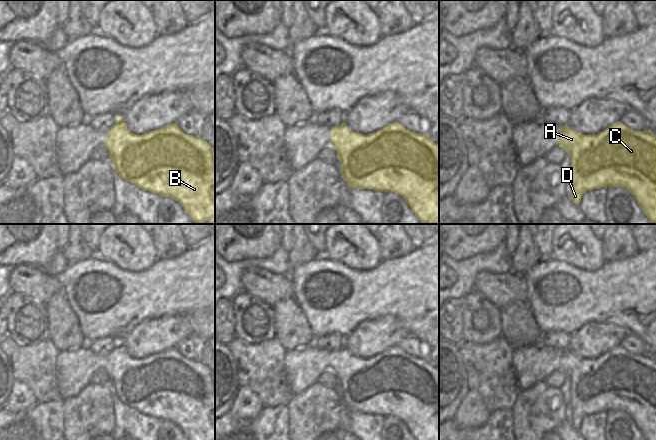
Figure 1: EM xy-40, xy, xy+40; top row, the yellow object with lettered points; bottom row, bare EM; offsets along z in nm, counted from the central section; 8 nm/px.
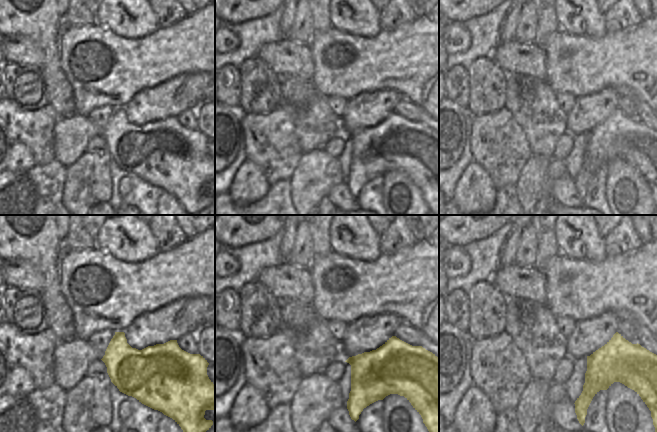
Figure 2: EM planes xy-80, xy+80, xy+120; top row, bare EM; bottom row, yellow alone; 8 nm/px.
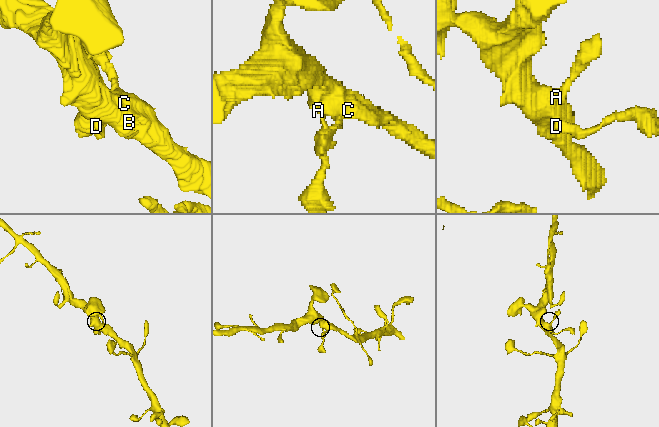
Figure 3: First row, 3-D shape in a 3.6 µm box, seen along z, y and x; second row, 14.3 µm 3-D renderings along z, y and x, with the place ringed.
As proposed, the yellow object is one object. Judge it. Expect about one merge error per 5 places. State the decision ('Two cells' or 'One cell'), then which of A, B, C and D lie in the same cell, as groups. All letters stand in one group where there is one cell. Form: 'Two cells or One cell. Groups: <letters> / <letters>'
One cell. Groups: A B C D

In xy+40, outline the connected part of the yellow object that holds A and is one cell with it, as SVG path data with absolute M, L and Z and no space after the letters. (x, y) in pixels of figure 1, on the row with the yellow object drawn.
M614 123L596 135L584 135L568 125L561 128L559 147L571 158L571 200L578 205L586 191L602 187L624 187L636 200L649 221L656 224L656 135L649 131L634 131L621 123Z

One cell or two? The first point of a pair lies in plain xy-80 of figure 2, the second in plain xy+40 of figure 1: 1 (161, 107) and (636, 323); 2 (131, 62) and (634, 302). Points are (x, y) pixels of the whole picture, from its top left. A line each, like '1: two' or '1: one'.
1: two
2: one

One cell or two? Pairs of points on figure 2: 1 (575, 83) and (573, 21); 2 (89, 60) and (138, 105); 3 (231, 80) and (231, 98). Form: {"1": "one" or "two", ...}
{"1": "two", "2": "two", "3": "one"}

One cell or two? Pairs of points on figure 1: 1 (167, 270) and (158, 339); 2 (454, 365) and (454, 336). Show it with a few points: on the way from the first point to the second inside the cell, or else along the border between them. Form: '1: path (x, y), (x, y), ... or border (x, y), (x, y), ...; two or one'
1: border (184, 314), (166, 314), (138, 323); two
2: border (449, 340), (456, 343); two

